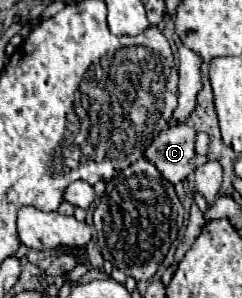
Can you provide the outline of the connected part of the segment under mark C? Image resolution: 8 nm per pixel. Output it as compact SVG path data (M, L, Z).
M173 125L153 139L145 151L145 159L175 185L195 171L195 137L197 133L191 125Z

